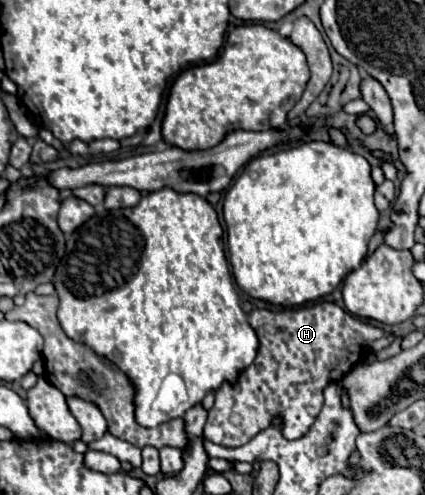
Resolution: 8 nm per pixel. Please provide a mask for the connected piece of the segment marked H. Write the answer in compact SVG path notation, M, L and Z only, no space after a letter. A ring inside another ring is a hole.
M317 301L308 306L296 308L282 308L268 310L256 308L249 314L249 324L253 326L257 338L259 338L259 350L257 358L251 366L239 372L235 384L225 382L217 394L215 404L209 410L203 438L211 440L221 446L243 446L247 440L255 438L261 430L269 428L273 420L281 418L281 434L287 440L295 440L311 428L315 422L321 406L323 406L323 388L331 384L331 380L341 380L355 364L359 364L365 356L365 344L371 340L377 340L383 336L381 328L363 324L359 318L351 316L336 303Z

